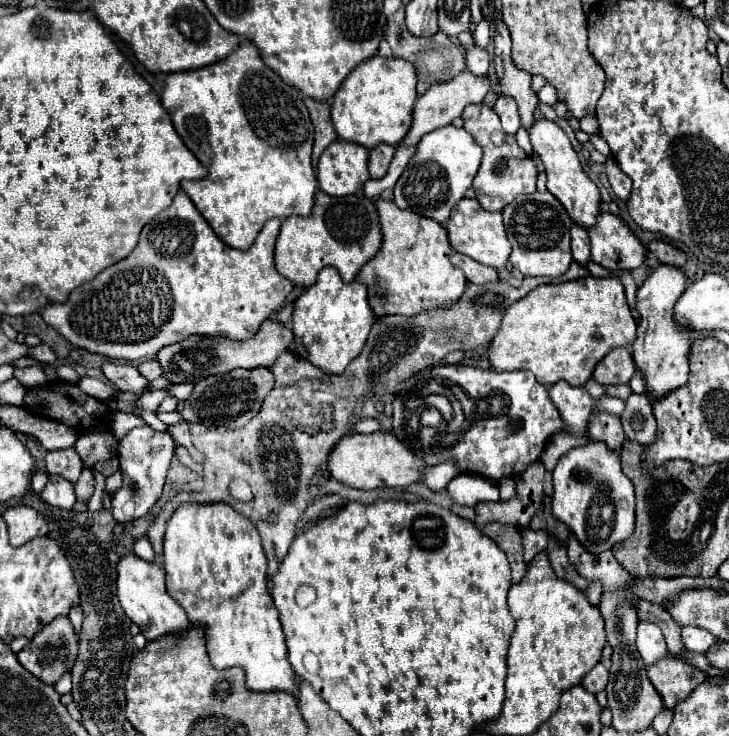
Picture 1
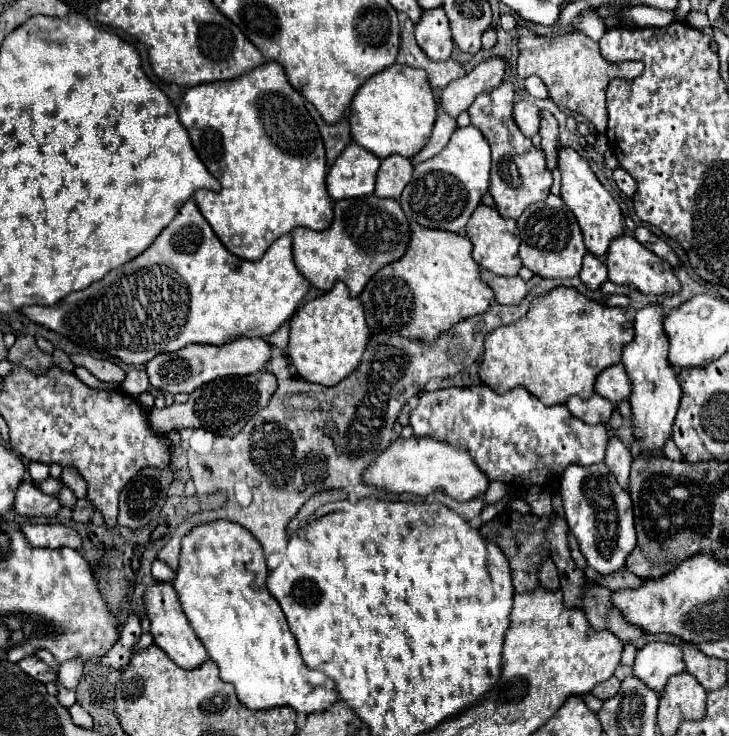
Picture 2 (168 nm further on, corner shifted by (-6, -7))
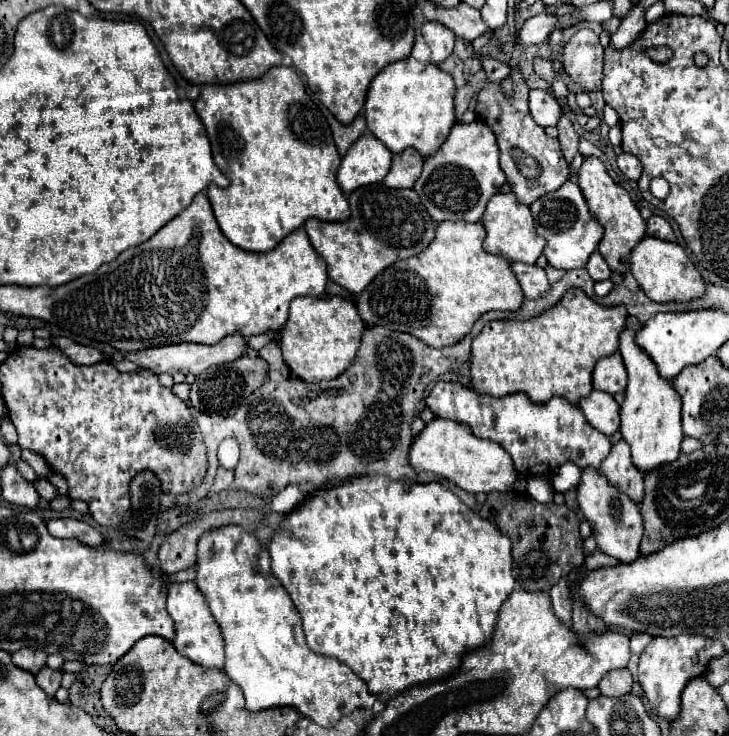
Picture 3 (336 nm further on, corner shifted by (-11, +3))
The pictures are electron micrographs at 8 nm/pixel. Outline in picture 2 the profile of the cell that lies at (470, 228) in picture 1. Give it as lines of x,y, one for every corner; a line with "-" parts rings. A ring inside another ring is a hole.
480,204
474,210
472,220
466,224
466,236
474,244
474,252
472,252
474,260
484,270
490,270
490,272
494,272
498,276
516,276
518,270
522,268
522,260
518,256
520,234
518,234
516,222
514,220
508,220
508,218
502,218
496,208
490,208
490,206

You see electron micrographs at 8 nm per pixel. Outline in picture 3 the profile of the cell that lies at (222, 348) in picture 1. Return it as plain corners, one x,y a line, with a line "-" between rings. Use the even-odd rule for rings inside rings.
229,334
227,338
223,338
219,344
211,344
211,346
203,346
203,344
169,344
169,346
159,346
159,348
147,348
147,350
139,350
139,352
129,352
129,354
119,354
119,358
127,358
131,362
135,362
141,368
151,370
153,374
201,374
203,370
211,368
211,366
219,366
219,364
227,364
233,362
241,356
245,356
247,352
247,340
241,334

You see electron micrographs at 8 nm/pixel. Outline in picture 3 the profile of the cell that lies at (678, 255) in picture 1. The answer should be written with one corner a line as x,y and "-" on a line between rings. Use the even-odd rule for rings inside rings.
651,216
651,218
647,220
647,234
649,234
649,236
655,236
655,238
659,238
659,240
677,242
671,224
669,224
665,218
661,218
661,216

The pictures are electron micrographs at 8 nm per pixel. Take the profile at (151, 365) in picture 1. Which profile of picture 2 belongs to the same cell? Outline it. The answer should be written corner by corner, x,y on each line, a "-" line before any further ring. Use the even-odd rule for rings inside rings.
132,370
132,372
126,372
126,380
122,384
122,390
130,392
130,396
138,398
142,392
148,390
148,376
144,370

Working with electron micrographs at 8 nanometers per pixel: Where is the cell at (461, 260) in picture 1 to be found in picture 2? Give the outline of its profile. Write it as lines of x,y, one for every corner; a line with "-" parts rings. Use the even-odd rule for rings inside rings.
484,270
482,278
494,290
496,302
500,302
500,304
520,304
528,294
528,286
520,276
506,278
506,276
496,276
494,272

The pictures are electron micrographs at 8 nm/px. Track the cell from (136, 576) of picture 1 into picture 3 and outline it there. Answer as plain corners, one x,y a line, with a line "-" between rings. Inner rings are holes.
181,582
169,586
167,612
175,624
175,640
173,640
175,650
187,656
191,662
201,664
205,668
223,668
223,638
219,626
211,616
203,594
197,590
193,582

